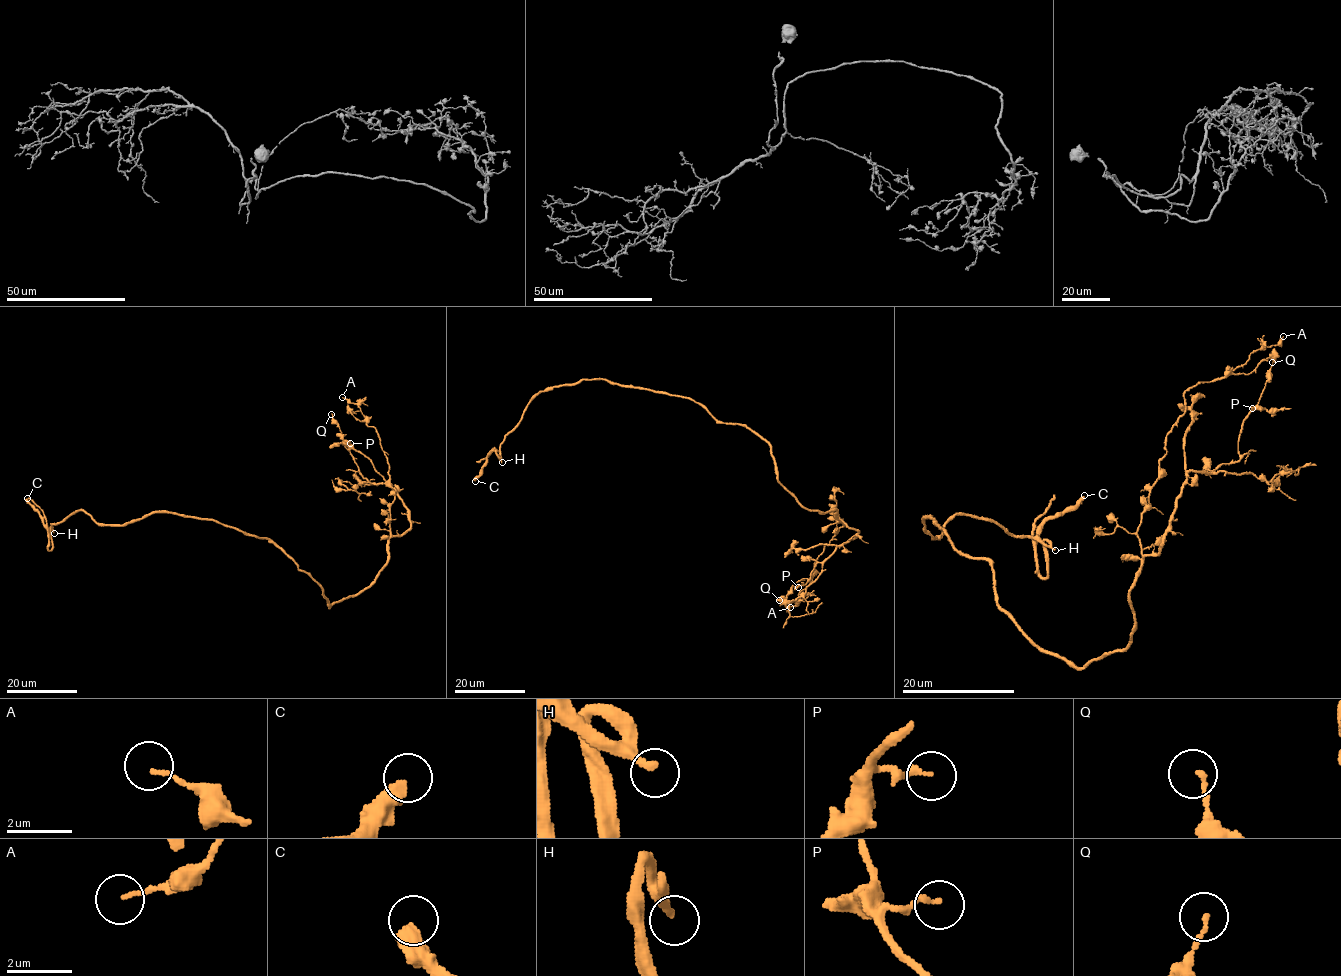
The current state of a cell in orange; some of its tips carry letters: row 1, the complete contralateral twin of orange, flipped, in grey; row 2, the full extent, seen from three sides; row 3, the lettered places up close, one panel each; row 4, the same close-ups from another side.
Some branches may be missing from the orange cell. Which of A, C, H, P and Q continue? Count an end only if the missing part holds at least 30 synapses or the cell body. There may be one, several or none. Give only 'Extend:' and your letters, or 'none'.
Extend: C, H

